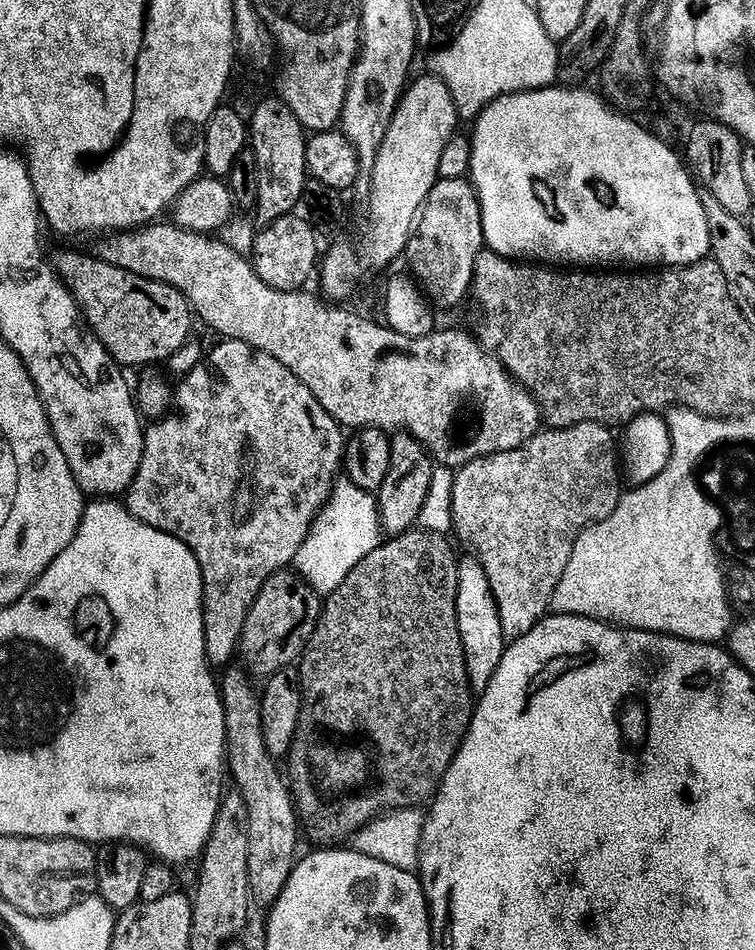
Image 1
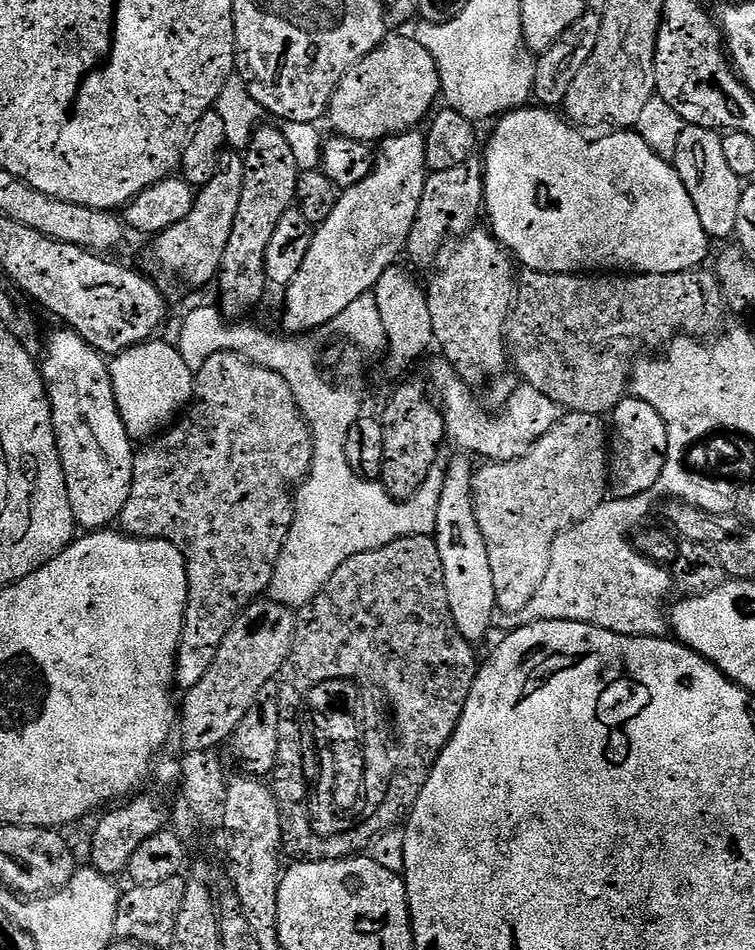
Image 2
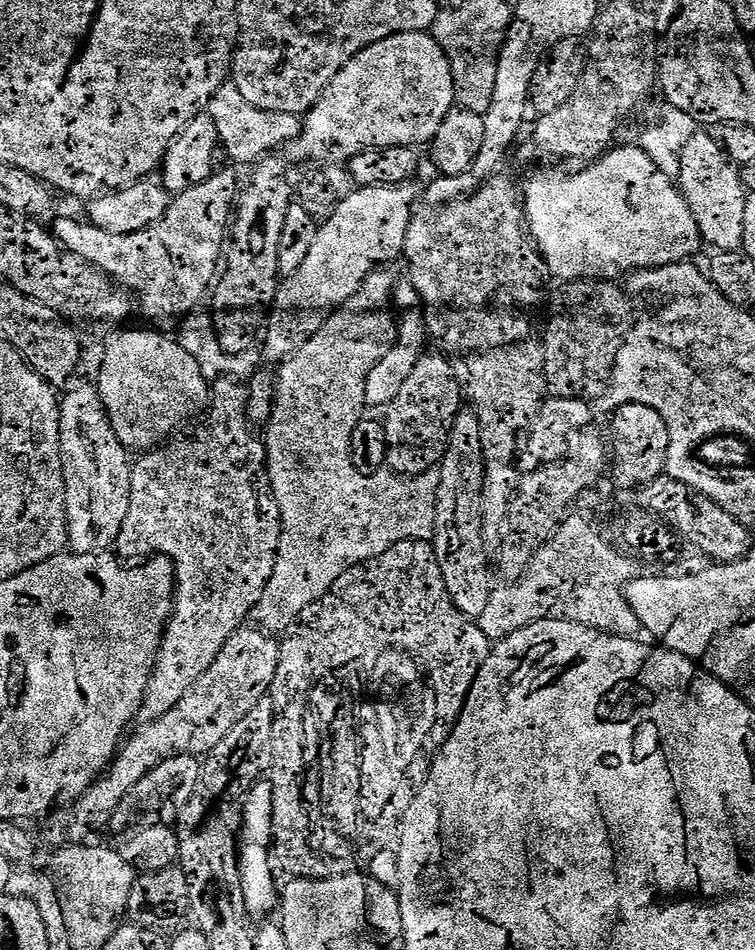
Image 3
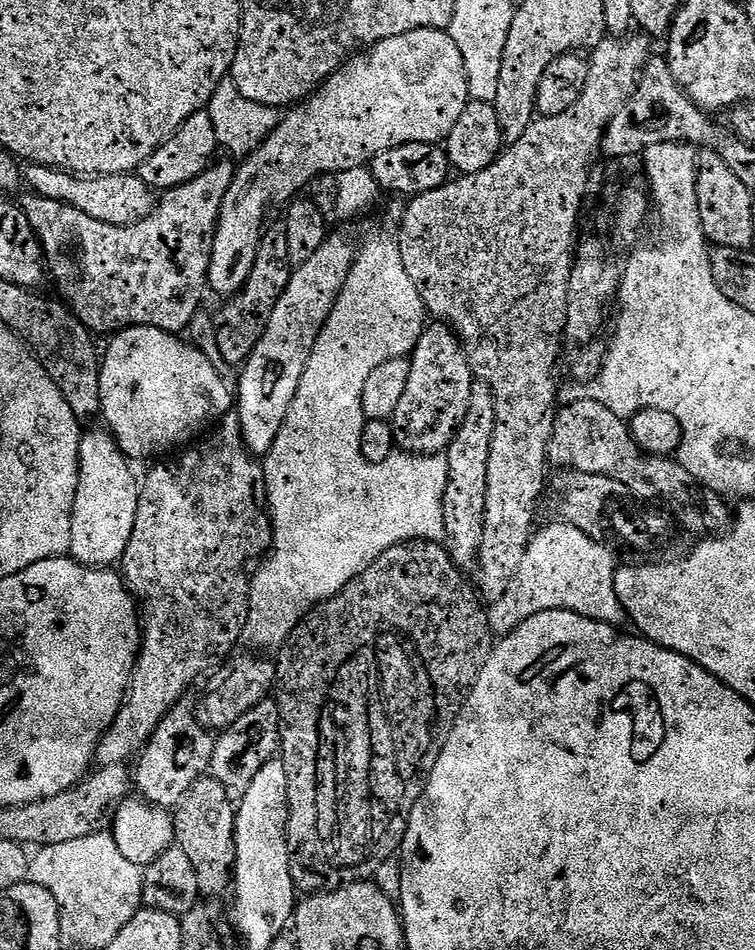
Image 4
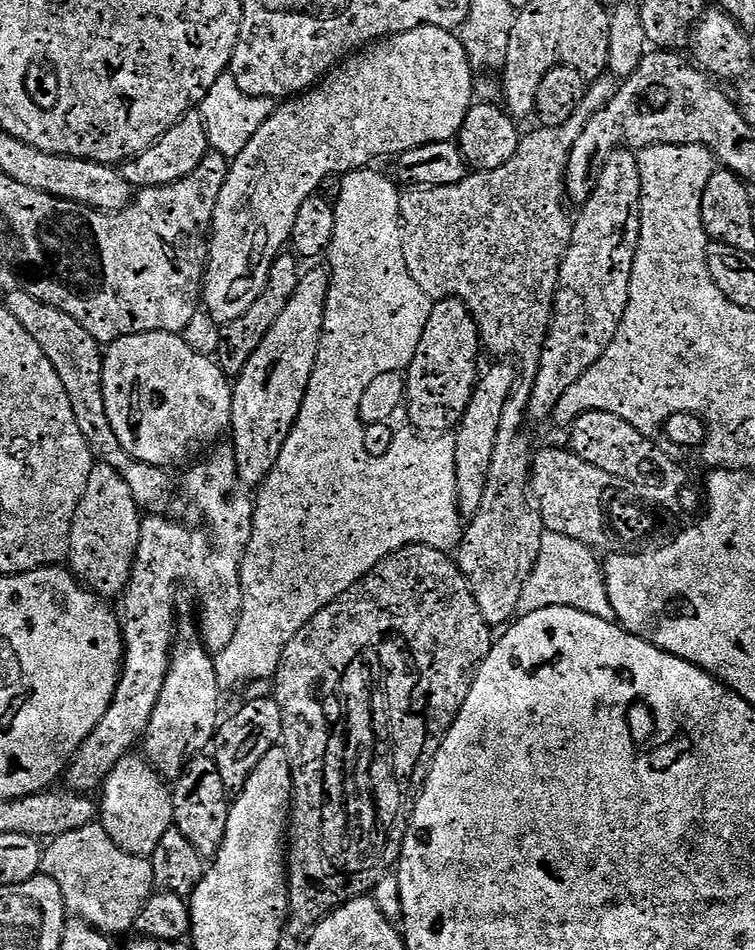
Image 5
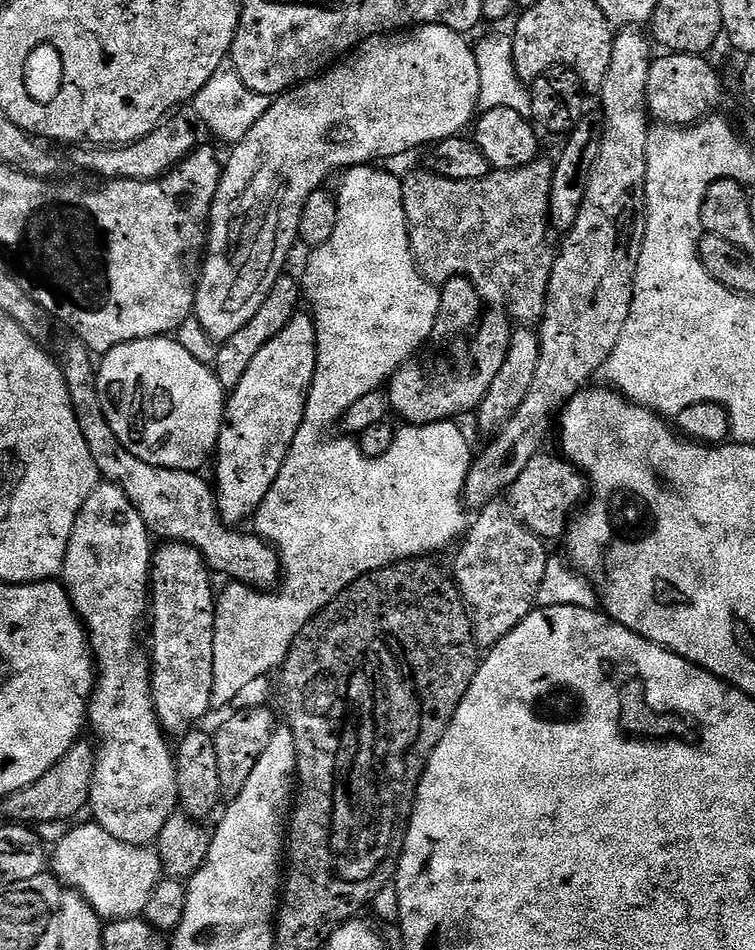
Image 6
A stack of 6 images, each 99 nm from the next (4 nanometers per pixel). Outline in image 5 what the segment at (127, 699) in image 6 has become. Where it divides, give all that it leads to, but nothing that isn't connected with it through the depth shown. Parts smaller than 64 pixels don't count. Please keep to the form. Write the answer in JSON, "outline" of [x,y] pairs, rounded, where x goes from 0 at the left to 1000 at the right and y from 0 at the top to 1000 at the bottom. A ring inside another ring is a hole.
{"outline":[[[123,487],[114,520],[109,520],[109,528],[103,528],[93,558],[89,593],[95,605],[128,627],[158,628],[175,607],[187,551],[188,536],[180,532],[177,520],[172,520],[172,512],[162,507],[162,499],[139,488]],[[189,795],[163,796],[151,811],[146,811],[138,824],[130,842],[130,863],[163,897],[174,901],[200,902],[209,886],[215,886],[215,878],[230,869],[228,829]]]}

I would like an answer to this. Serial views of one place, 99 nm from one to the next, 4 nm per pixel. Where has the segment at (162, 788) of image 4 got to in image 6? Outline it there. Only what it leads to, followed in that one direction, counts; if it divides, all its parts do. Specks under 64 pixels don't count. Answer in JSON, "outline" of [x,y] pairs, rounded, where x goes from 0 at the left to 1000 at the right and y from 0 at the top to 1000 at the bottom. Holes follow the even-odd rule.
{"outline":[[[217,571],[205,578],[201,586],[201,604],[199,607],[199,661],[201,657],[201,686],[199,682],[199,702],[201,704],[201,734],[207,751],[212,757],[212,763],[219,772],[237,777],[246,771],[253,771],[261,765],[260,762],[274,749],[282,748],[281,732],[283,731],[283,655],[286,654],[287,628],[281,627],[281,611],[275,593],[270,589],[269,583],[257,575],[240,573],[237,571]]]}

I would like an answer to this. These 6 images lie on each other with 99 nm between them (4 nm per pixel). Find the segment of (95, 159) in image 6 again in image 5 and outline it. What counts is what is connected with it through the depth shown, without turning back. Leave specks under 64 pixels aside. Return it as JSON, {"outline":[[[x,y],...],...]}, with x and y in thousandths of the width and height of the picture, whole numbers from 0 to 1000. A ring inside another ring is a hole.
{"outline":[[[256,116],[248,118],[236,128],[230,128],[230,133],[225,133],[225,137],[215,141],[215,145],[205,147],[196,156],[189,156],[175,167],[164,169],[158,174],[158,178],[162,187],[172,192],[176,200],[225,196],[246,187],[246,183],[254,183],[268,171],[268,166],[275,164],[277,159],[274,133],[269,120],[265,116]]]}

